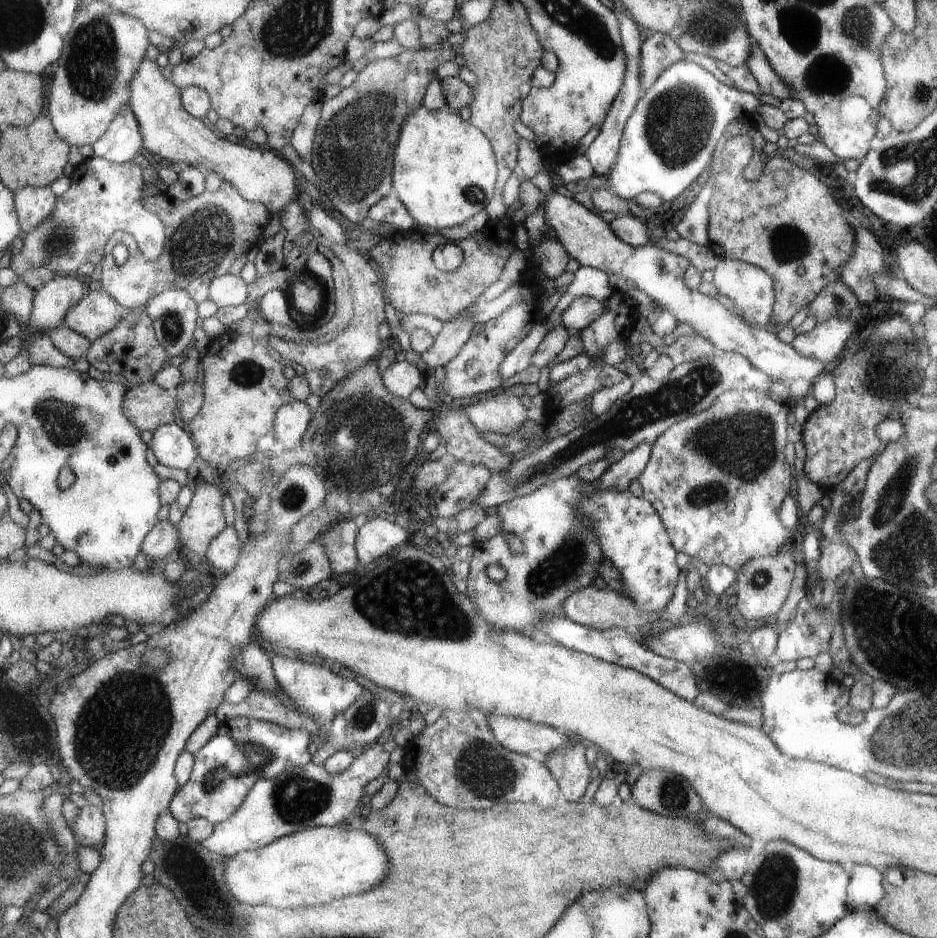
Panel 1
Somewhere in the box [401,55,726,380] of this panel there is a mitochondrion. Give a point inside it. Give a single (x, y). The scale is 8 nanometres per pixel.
(680, 122)

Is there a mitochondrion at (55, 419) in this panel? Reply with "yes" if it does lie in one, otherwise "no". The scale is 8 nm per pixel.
yes

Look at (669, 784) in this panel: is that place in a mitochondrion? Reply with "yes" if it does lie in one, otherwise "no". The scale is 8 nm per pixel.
yes

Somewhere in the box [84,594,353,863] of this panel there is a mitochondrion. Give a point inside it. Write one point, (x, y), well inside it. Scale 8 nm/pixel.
(296, 799)

